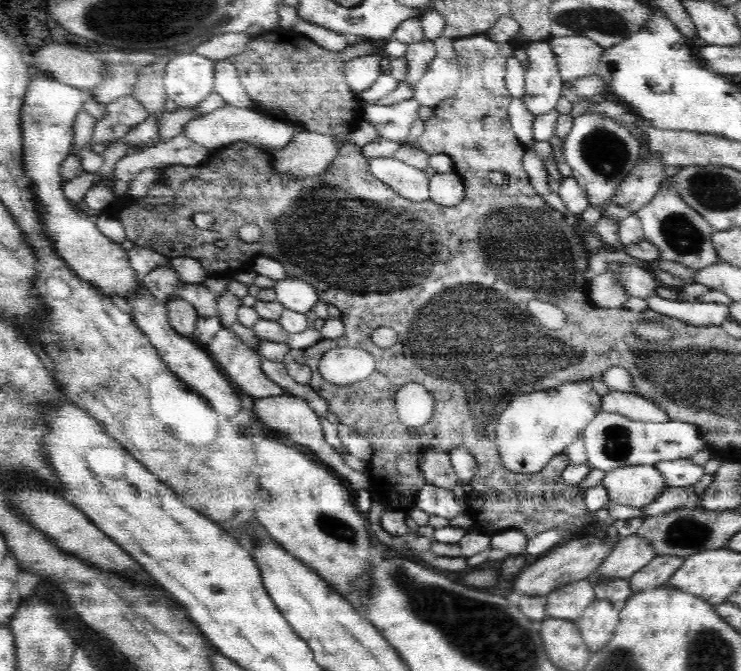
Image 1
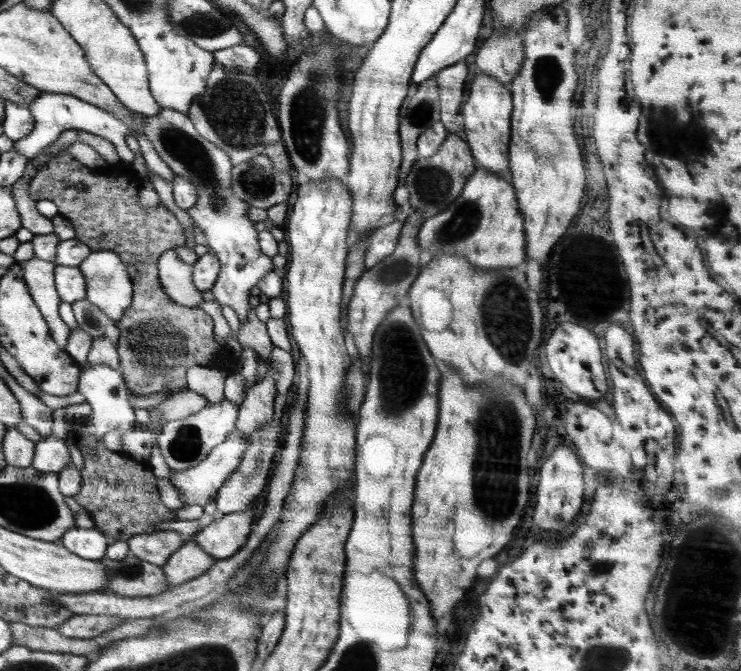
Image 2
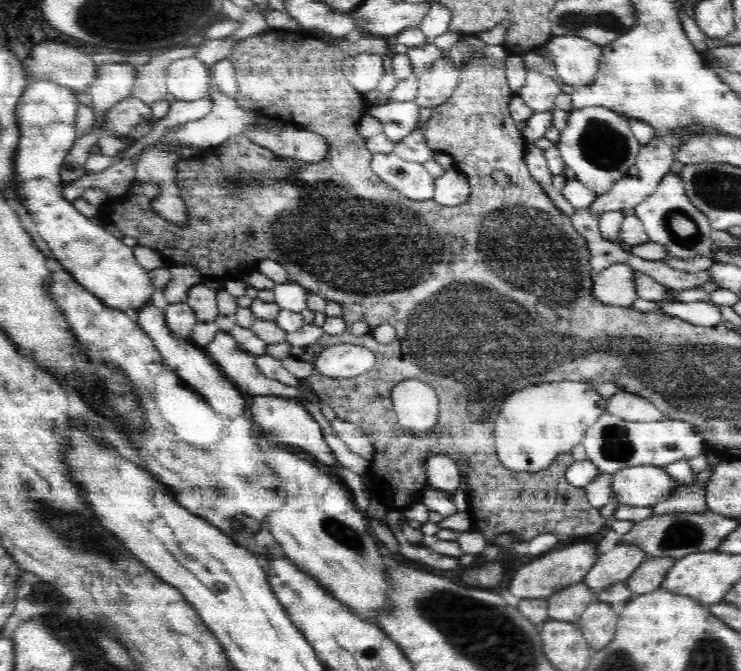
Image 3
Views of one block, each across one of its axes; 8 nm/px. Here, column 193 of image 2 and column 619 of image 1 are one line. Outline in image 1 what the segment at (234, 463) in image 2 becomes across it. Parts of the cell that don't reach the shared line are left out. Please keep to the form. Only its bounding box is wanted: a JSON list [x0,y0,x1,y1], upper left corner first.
[601,464,669,509]

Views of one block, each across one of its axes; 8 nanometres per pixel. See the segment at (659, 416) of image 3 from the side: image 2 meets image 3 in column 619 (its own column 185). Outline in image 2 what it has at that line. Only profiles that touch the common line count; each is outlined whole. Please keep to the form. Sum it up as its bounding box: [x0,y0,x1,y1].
[148,390,208,426]

